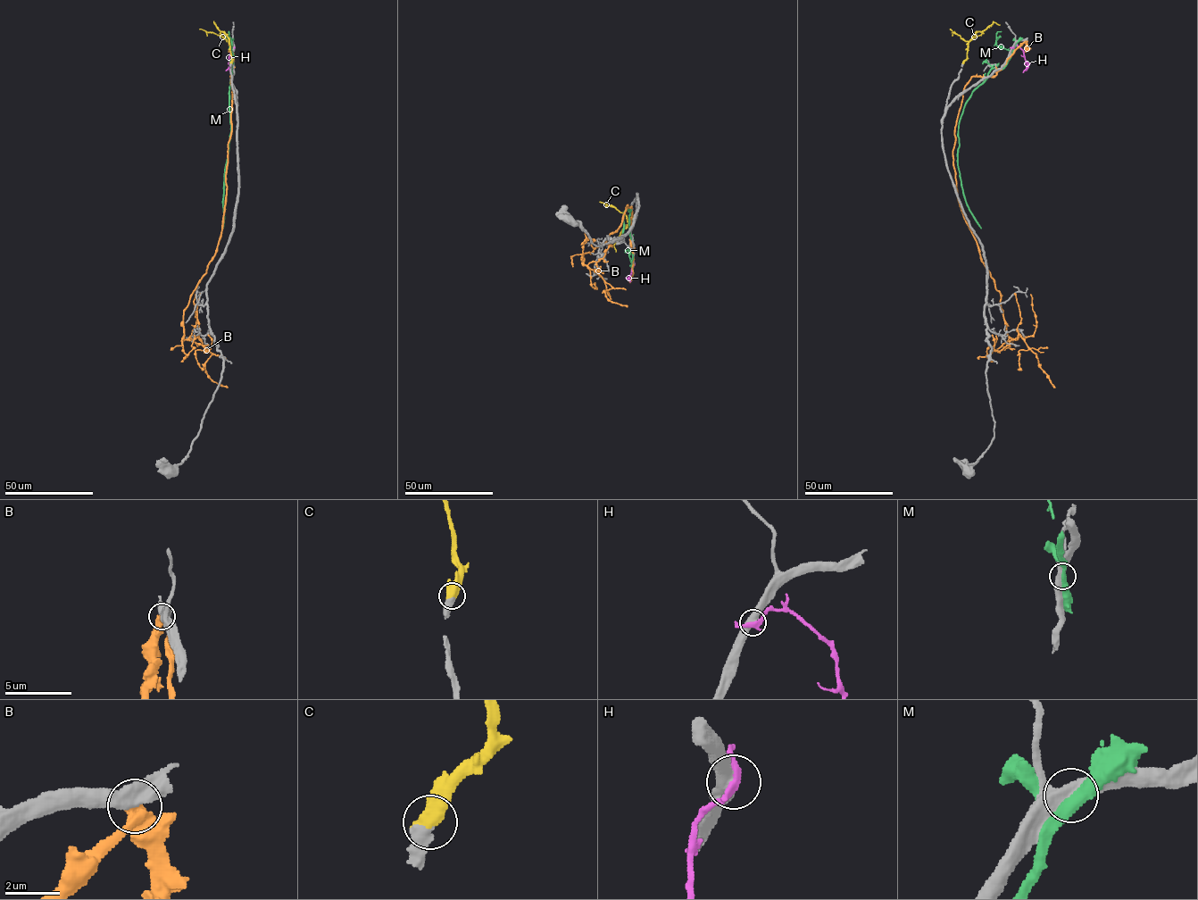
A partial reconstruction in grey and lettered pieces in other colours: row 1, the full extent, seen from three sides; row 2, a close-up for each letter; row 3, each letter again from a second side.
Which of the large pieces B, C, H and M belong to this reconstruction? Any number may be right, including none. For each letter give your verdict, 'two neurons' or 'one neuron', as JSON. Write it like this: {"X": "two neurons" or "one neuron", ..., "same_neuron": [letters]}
{"B": "two neurons", "C": "one neuron", "H": "two neurons", "M": "two neurons", "same_neuron": ["C"]}

